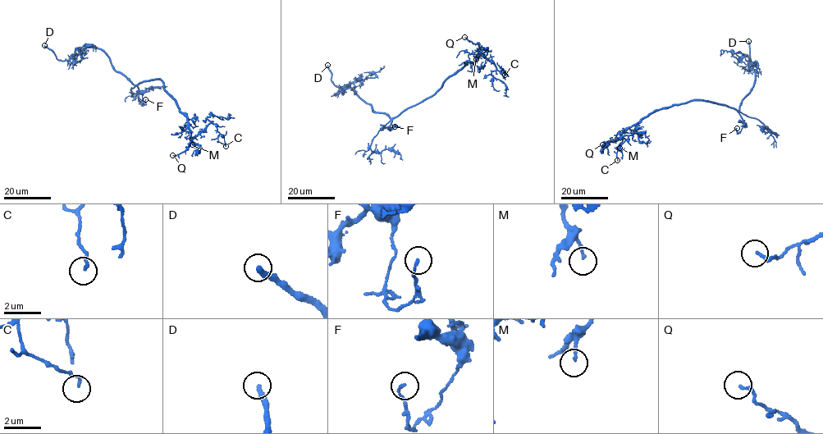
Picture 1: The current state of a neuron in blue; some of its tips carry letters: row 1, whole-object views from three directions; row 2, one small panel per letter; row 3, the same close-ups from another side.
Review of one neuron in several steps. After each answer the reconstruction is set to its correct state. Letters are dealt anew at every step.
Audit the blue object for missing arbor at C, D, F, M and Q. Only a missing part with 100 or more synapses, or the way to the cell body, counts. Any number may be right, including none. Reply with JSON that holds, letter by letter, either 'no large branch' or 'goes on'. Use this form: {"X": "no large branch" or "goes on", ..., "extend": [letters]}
{"C": "no large branch", "D": "goes on", "F": "no large branch", "M": "no large branch", "Q": "no large branch", "extend": ["D"]}

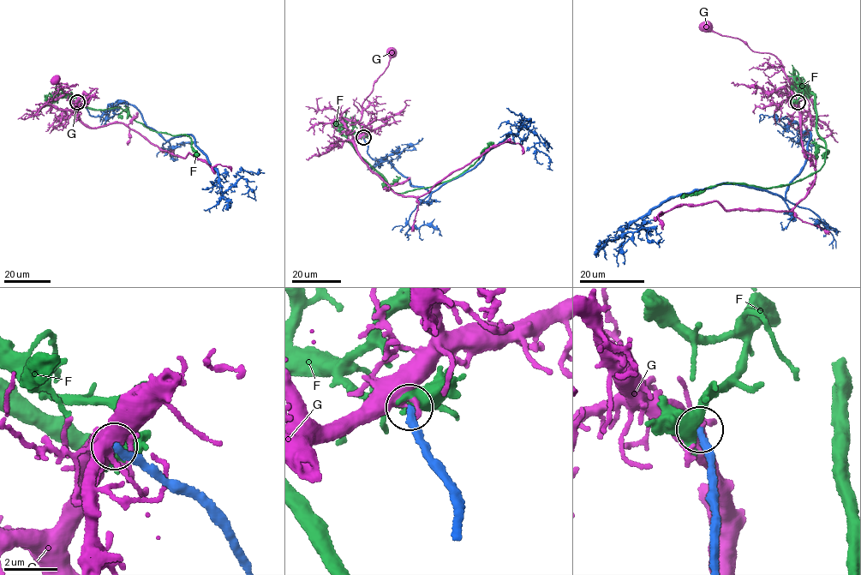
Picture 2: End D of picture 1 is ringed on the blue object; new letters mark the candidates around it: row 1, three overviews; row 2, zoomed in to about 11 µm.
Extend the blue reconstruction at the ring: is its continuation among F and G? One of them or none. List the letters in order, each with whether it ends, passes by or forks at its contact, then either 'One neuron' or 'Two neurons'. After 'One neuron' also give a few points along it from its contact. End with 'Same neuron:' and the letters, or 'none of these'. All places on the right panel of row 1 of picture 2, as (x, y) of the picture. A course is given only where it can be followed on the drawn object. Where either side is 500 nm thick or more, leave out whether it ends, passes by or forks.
F: Two neurons
G: It passes by. Two neurons
Same neuron: none of these

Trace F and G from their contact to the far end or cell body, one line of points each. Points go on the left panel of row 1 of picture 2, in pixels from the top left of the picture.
F: (77, 102), (77, 98), (63, 96), (96, 110), (119, 107), (146, 128), (172, 135), (188, 135), (198, 155)
G: (76, 101), (70, 109), (62, 110), (48, 103), (57, 99), (64, 92), (55, 79)

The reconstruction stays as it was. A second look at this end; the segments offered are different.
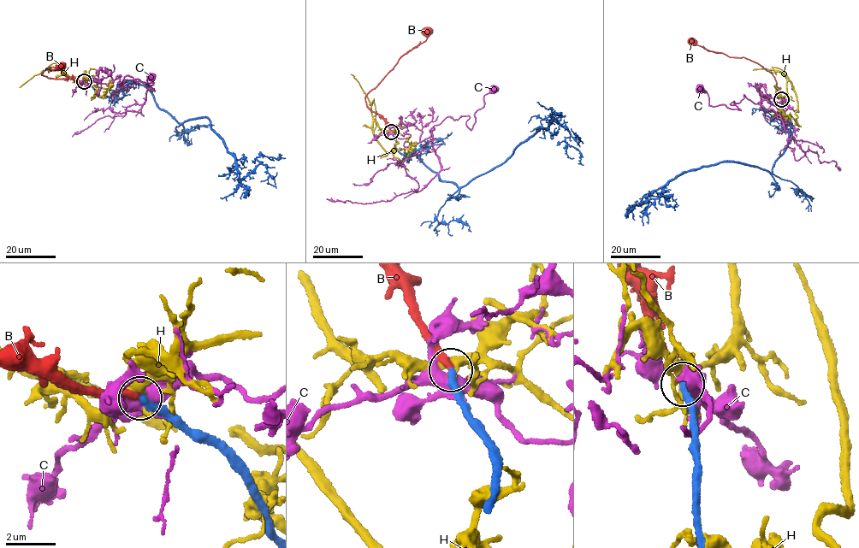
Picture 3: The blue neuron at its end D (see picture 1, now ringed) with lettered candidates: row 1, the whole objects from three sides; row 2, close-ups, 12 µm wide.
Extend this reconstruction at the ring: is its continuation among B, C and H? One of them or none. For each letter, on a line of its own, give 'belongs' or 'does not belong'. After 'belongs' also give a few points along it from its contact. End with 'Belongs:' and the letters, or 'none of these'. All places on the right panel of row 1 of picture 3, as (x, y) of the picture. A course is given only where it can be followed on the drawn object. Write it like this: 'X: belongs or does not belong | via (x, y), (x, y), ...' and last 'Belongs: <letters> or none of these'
B: belongs | via (781, 98), (773, 76), (756, 63), (708, 50), (690, 44), (692, 42)
C: does not belong
H: does not belong
Belongs: B

